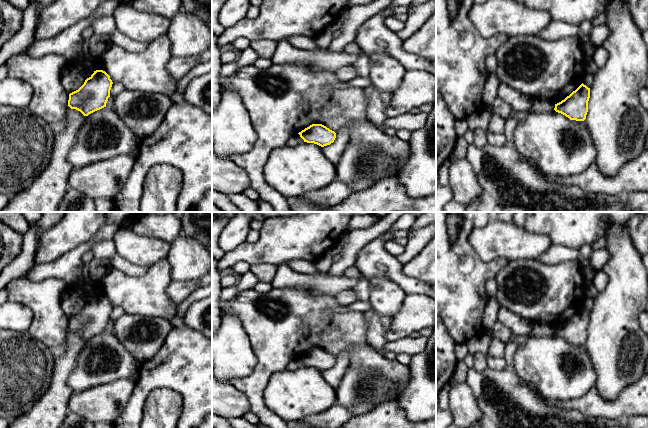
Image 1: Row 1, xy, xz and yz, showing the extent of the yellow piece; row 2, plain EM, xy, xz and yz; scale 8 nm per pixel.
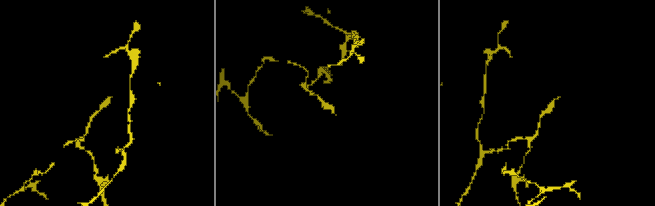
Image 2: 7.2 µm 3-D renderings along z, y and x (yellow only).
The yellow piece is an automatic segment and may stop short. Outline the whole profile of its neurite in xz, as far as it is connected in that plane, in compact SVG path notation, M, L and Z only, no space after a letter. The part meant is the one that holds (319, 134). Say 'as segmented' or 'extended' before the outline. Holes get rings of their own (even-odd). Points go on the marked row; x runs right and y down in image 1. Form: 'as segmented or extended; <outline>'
as segmented; M312 124L298 133L307 143L314 143L321 147L330 145L336 138L336 133L322 124Z

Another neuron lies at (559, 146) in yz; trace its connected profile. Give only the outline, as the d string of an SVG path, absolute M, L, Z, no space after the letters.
M529 112L518 120L515 150L534 161L545 174L580 174L595 162L596 148L585 121L570 120L556 112Z

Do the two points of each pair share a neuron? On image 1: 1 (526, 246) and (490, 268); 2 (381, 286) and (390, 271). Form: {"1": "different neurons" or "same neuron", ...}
{"1": "different neurons", "2": "different neurons"}

